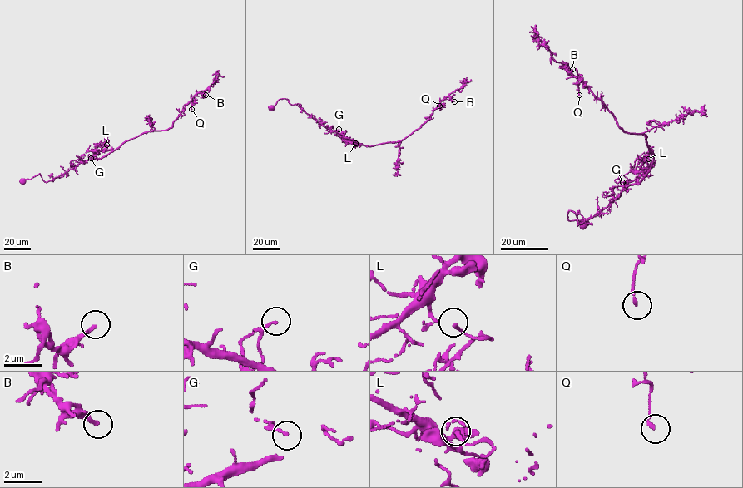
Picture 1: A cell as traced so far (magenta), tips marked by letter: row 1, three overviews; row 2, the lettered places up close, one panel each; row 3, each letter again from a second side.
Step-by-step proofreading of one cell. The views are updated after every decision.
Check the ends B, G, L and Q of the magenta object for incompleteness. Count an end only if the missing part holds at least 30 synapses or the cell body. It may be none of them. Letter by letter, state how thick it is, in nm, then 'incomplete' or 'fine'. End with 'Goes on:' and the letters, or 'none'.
B: 200 nm thick; fine
G: 130 nm thick; fine
L: 110 nm thick; fine
Q: 150 nm thick; fine
Goes on: none

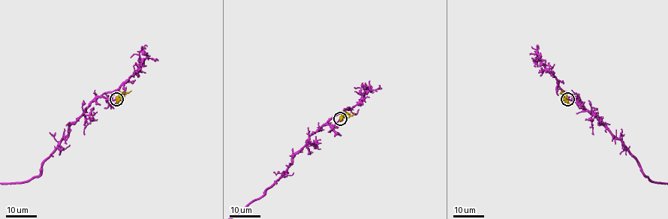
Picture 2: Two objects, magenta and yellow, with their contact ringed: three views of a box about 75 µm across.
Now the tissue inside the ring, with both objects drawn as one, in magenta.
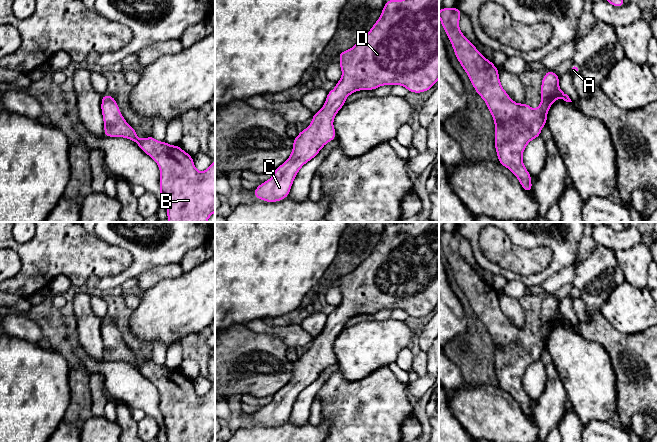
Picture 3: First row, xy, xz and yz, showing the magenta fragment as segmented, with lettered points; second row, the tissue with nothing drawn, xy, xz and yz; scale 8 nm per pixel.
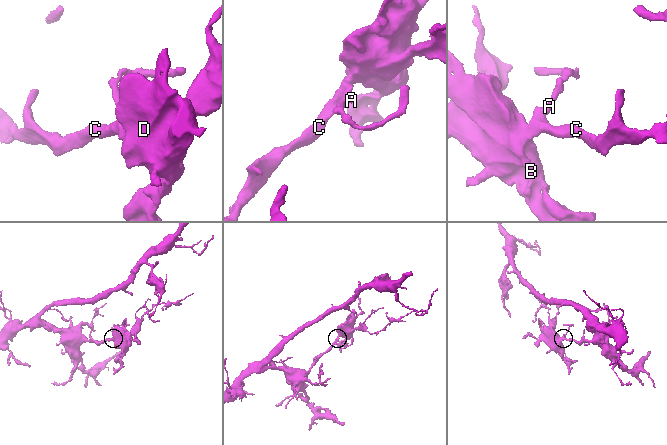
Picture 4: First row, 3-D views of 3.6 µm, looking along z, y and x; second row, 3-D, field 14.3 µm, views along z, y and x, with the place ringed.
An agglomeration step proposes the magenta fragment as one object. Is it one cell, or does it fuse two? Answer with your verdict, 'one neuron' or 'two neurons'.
one neuron

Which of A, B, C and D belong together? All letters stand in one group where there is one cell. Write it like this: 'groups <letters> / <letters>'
groups A B C D

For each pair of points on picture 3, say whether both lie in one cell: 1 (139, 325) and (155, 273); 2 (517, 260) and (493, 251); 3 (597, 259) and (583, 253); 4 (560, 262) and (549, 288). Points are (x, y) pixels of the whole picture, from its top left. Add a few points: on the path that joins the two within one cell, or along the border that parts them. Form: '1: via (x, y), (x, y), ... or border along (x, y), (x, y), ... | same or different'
1: border along (173, 277), (161, 279), (144, 293) | different
2: via (511, 257), (499, 251) | same
3: border along (597, 243), (591, 253), (576, 266), (575, 275) | different
4: border along (575, 259), (572, 264), (548, 277), (540, 286) | different

